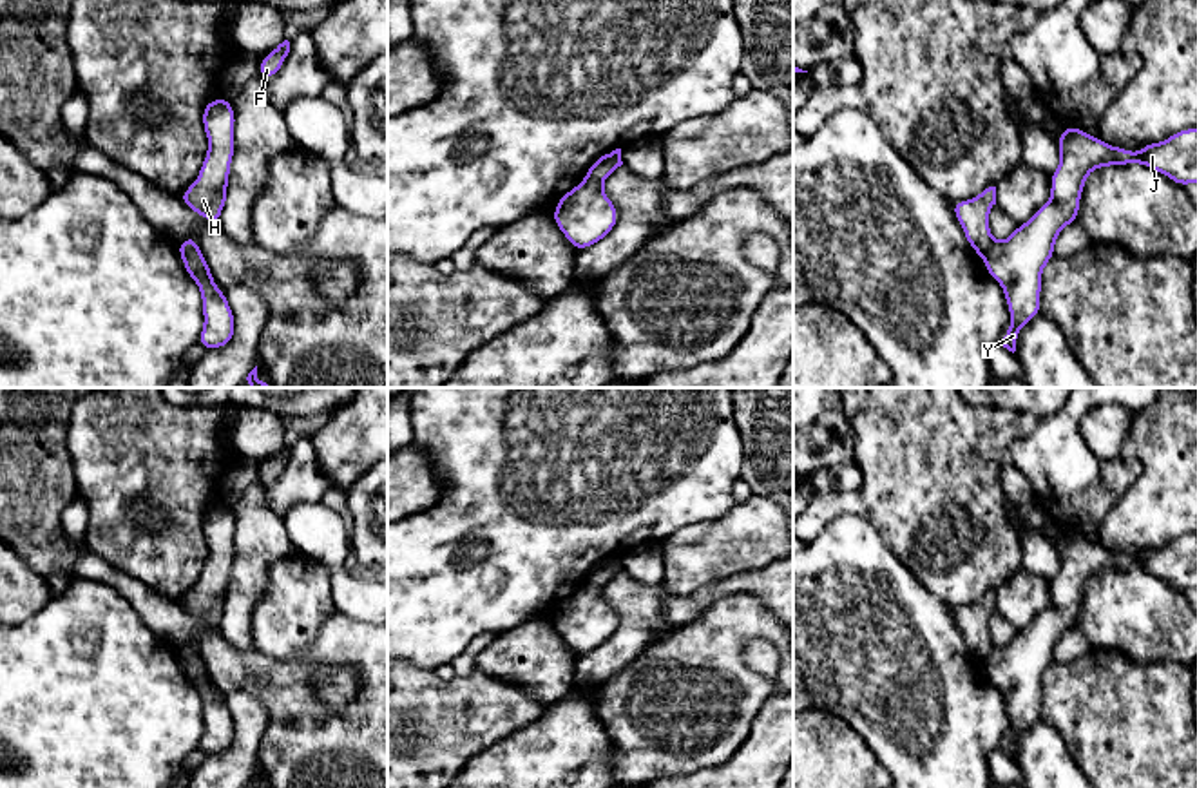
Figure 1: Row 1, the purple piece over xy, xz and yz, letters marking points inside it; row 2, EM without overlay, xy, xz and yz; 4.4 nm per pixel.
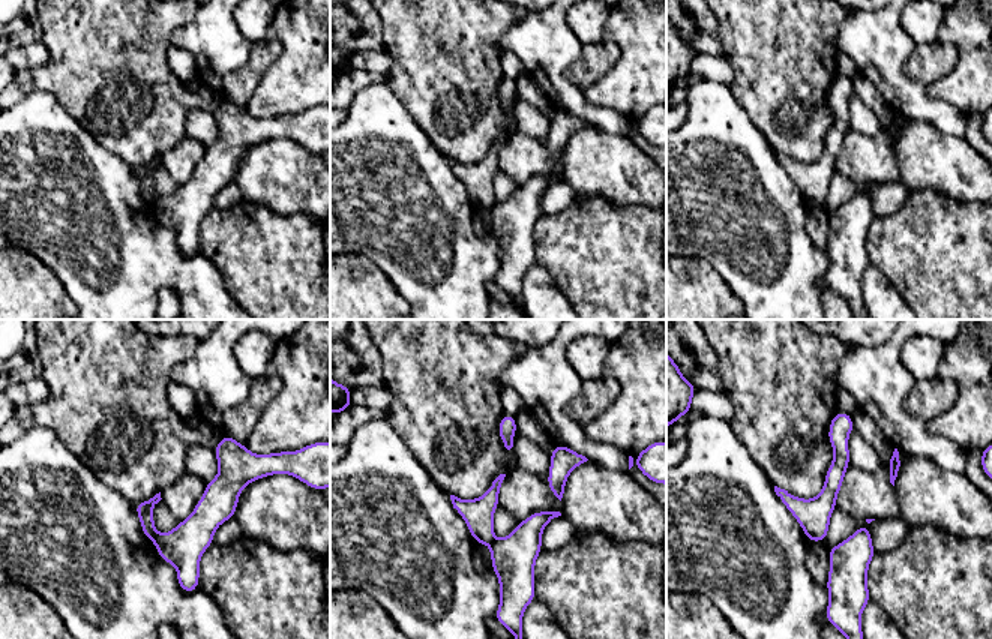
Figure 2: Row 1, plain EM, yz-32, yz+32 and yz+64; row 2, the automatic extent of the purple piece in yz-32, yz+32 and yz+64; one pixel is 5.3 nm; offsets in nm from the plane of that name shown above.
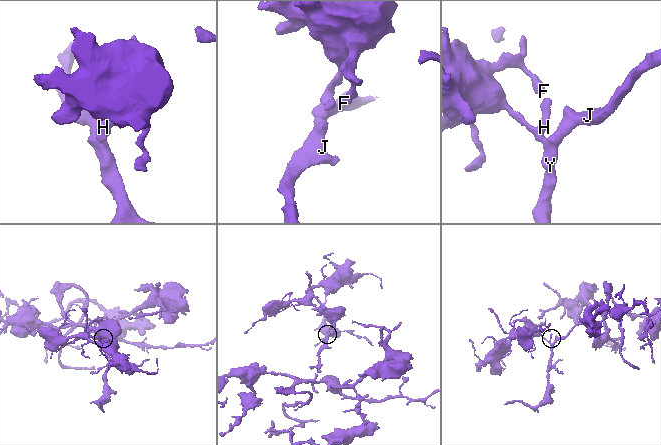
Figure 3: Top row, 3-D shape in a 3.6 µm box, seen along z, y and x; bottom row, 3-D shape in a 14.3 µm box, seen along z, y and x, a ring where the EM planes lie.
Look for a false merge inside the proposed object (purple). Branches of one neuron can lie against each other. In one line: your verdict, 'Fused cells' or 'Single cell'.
Fused cells

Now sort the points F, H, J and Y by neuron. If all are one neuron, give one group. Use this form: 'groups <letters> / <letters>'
groups F H / J Y

